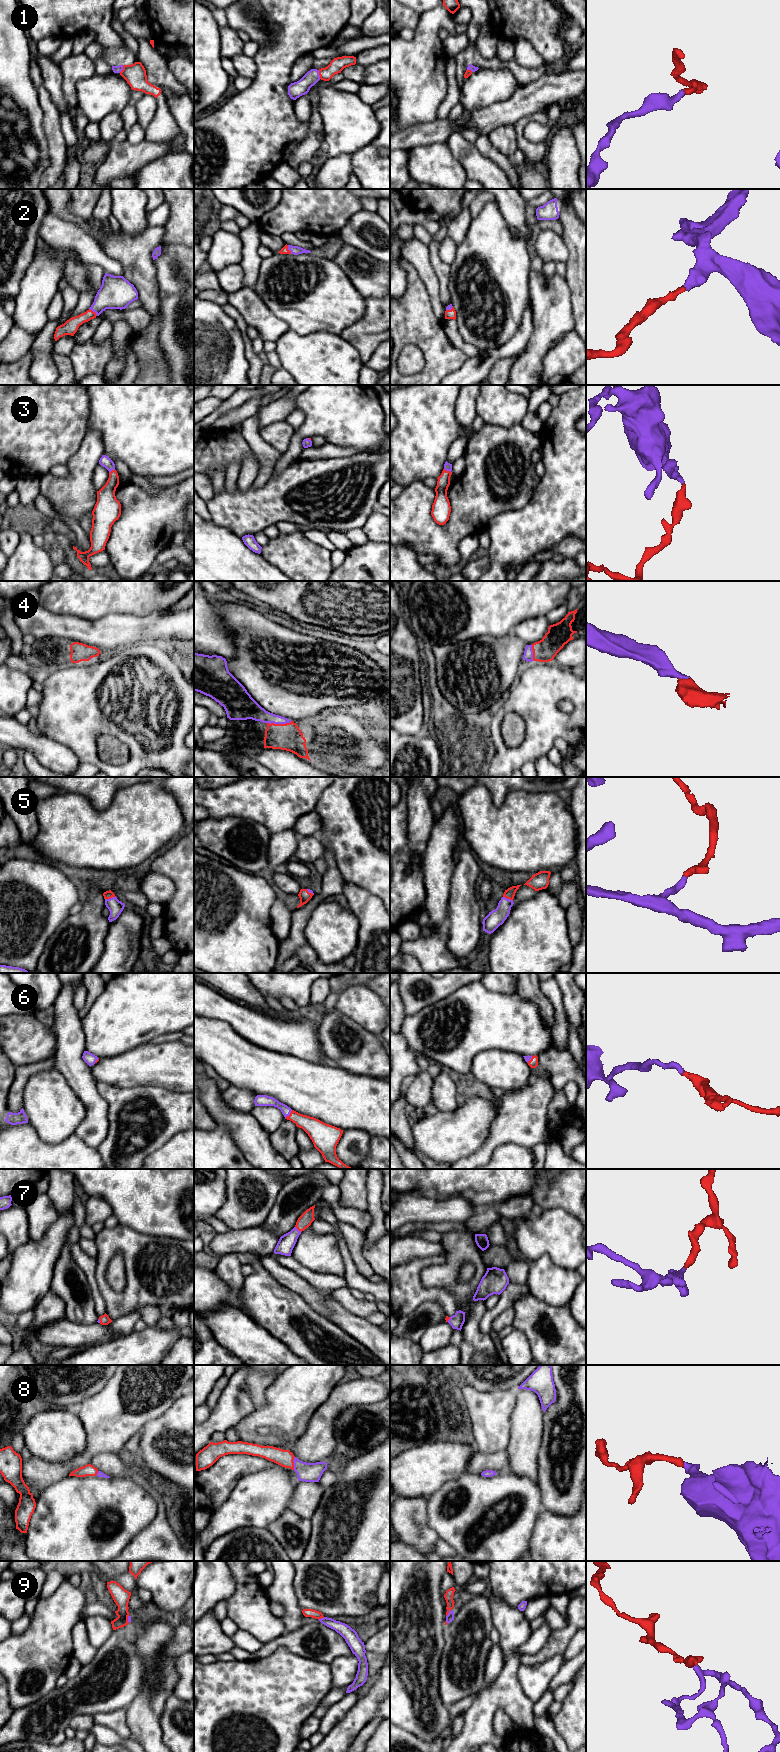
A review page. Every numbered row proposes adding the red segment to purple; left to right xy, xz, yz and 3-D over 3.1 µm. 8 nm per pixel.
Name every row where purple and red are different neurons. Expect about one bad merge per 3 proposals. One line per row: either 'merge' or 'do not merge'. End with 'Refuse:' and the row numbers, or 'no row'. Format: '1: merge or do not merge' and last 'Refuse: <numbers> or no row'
1: merge
2: merge
3: merge
4: merge
5: merge
6: merge
7: merge
8: merge
9: do not merge
Refuse: 9

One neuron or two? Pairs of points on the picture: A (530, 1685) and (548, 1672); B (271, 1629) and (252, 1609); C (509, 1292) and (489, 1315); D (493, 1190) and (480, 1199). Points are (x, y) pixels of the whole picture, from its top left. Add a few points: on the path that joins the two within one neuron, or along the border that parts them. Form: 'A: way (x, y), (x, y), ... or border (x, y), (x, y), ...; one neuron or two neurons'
A: way (534, 1681), (544, 1672); one neuron
B: way (266, 1624), (256, 1614); one neuron
C: way (506, 1298), (495, 1311); one neuron
D: way (490, 1190), (483, 1196); one neuron

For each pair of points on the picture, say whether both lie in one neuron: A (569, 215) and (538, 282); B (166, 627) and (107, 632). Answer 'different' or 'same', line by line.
A: different
B: same

